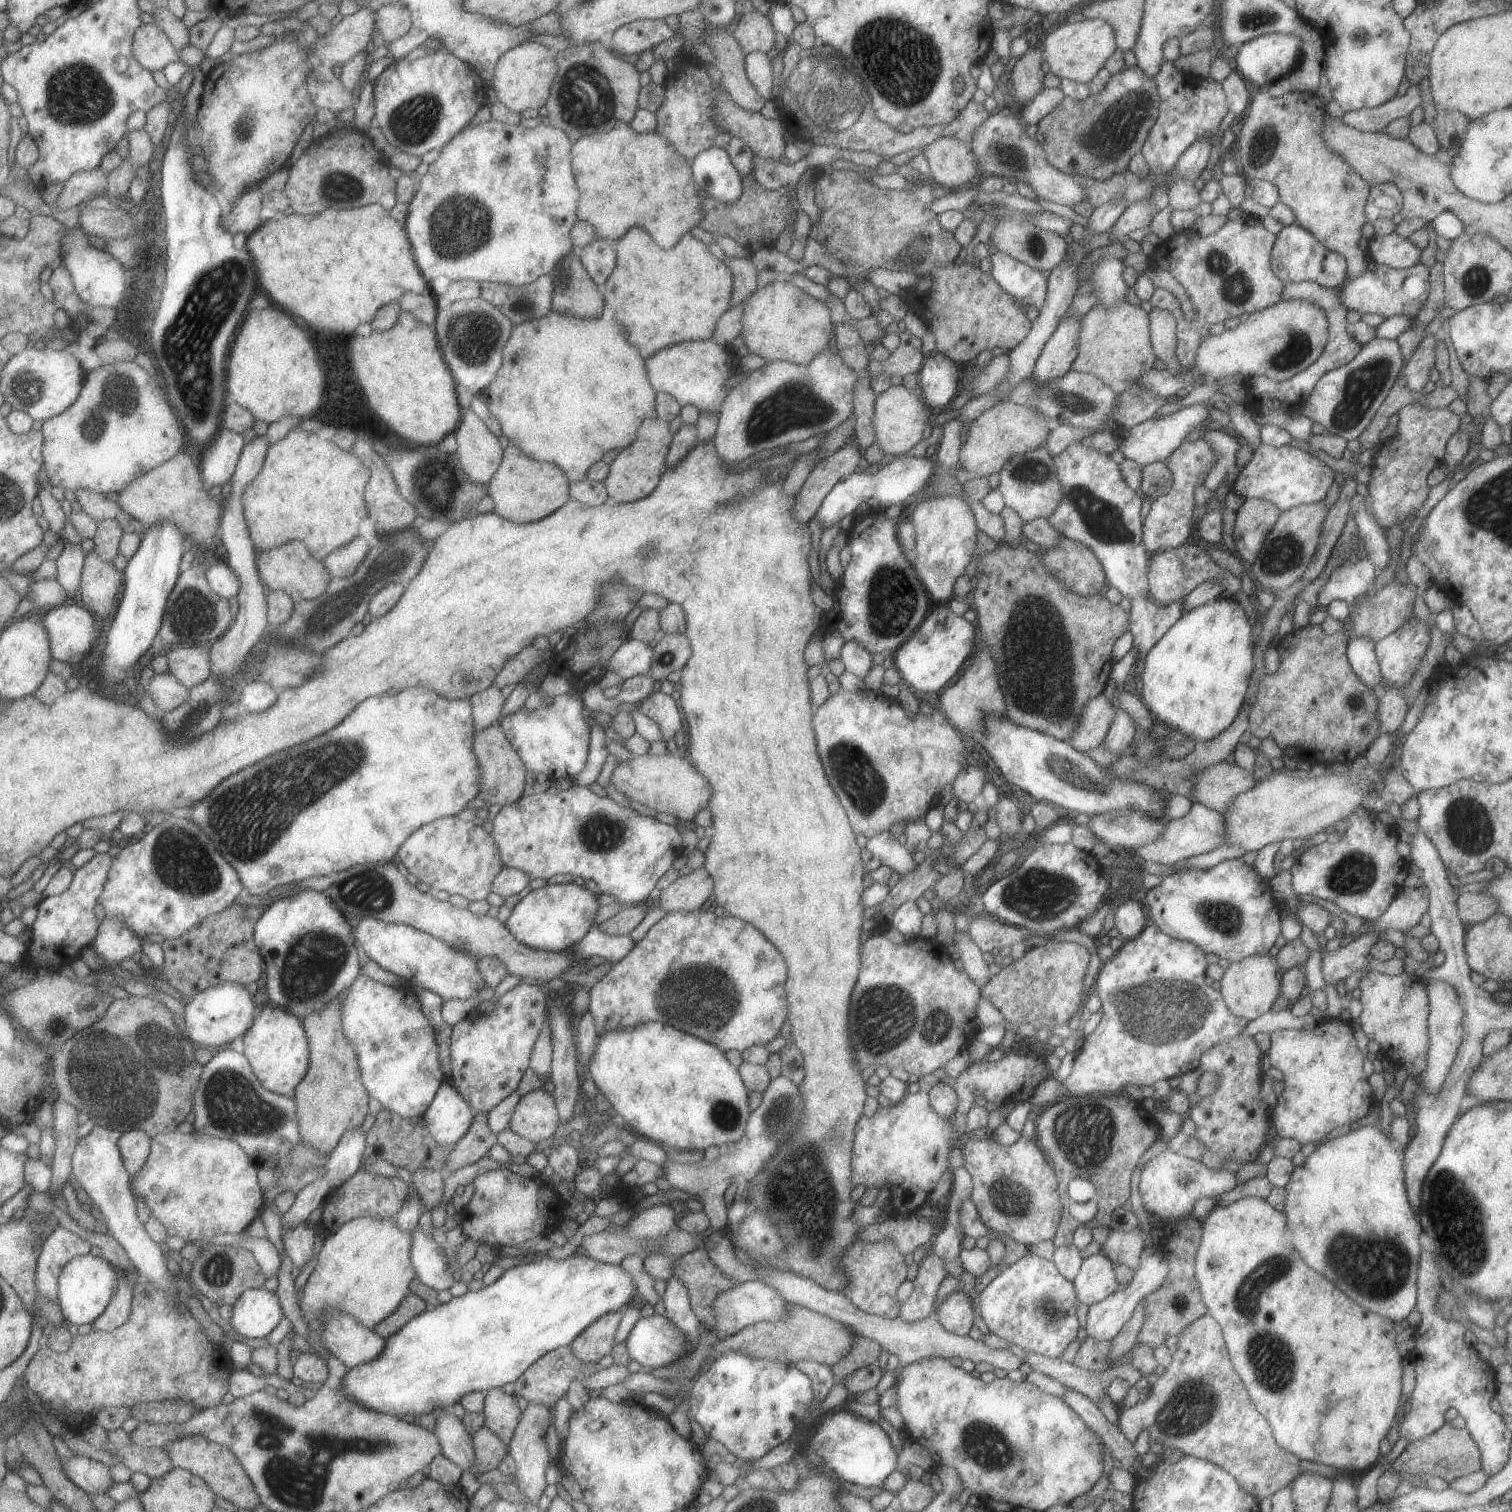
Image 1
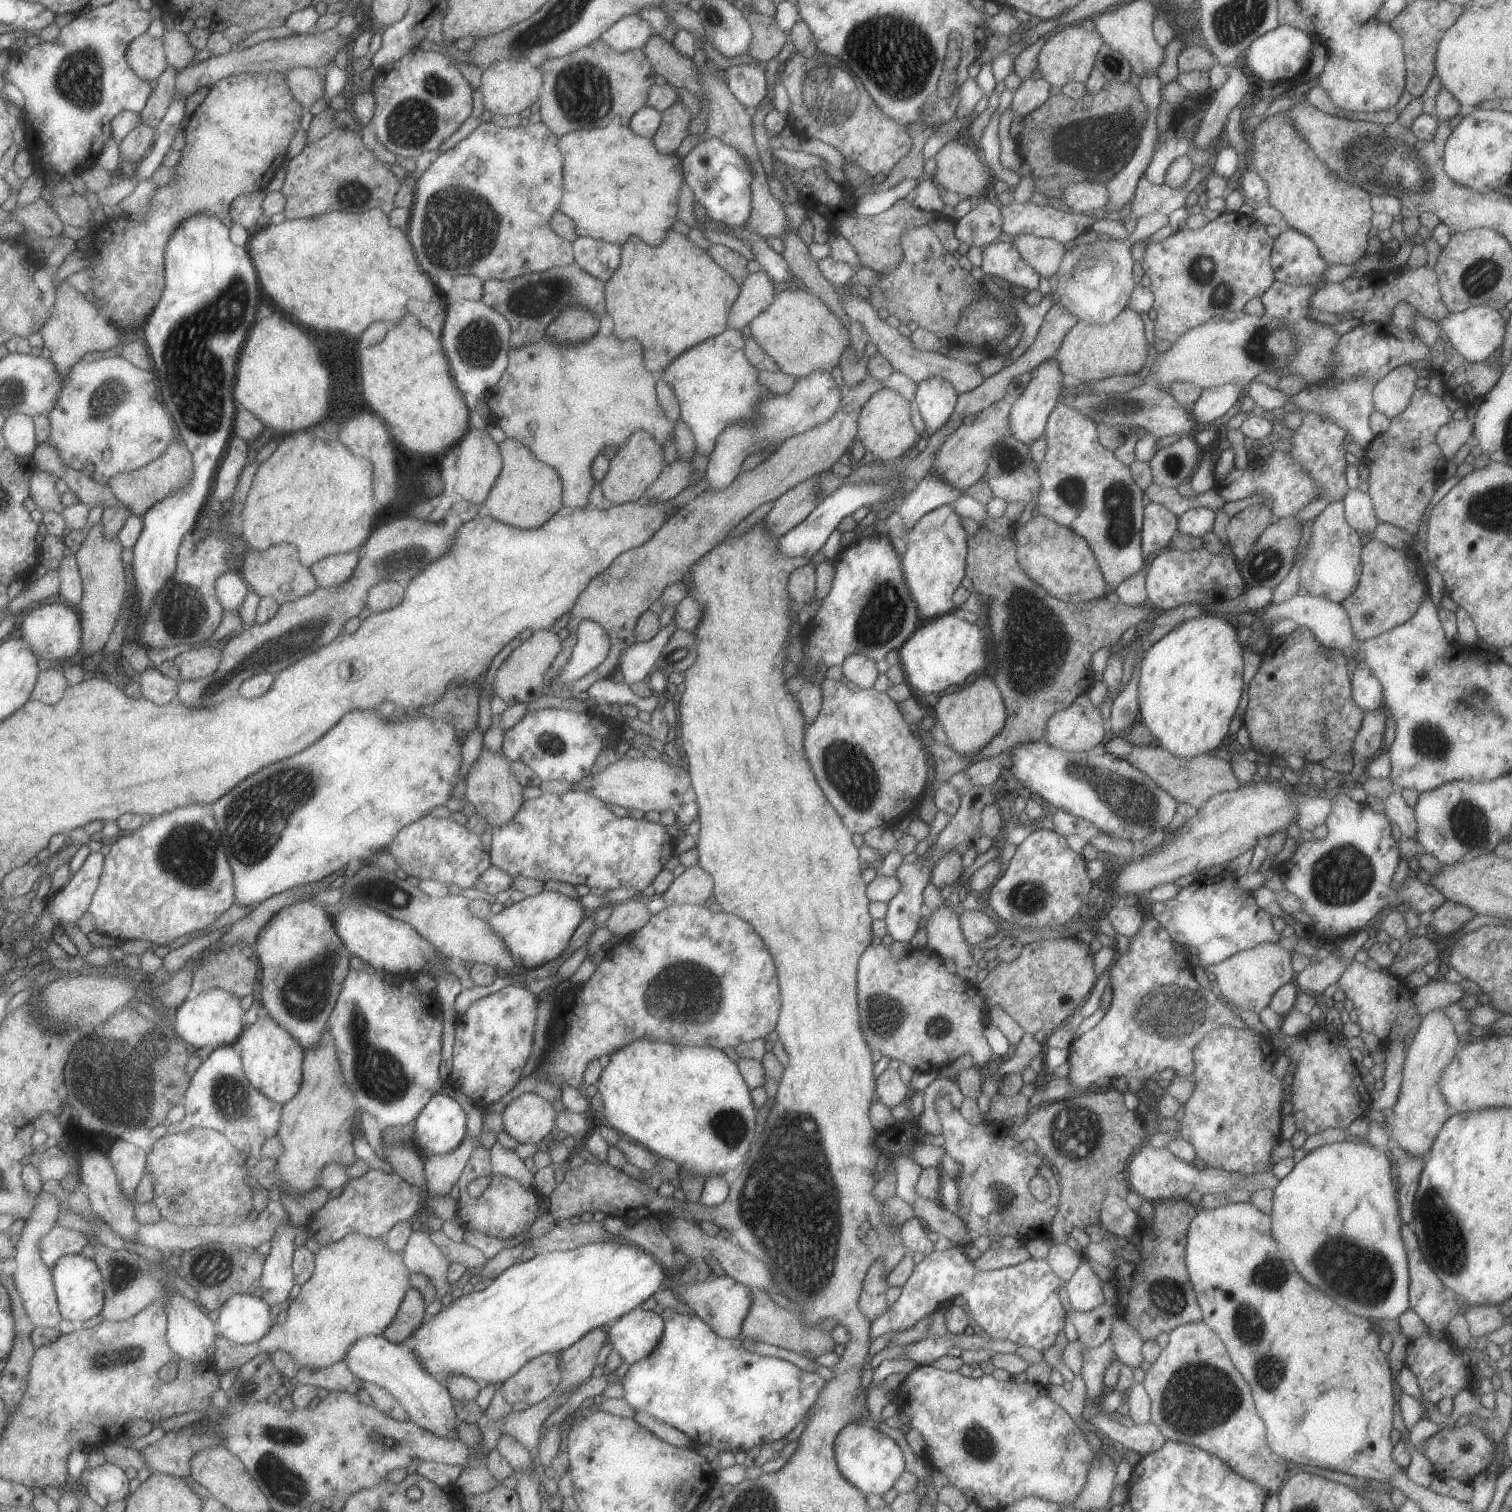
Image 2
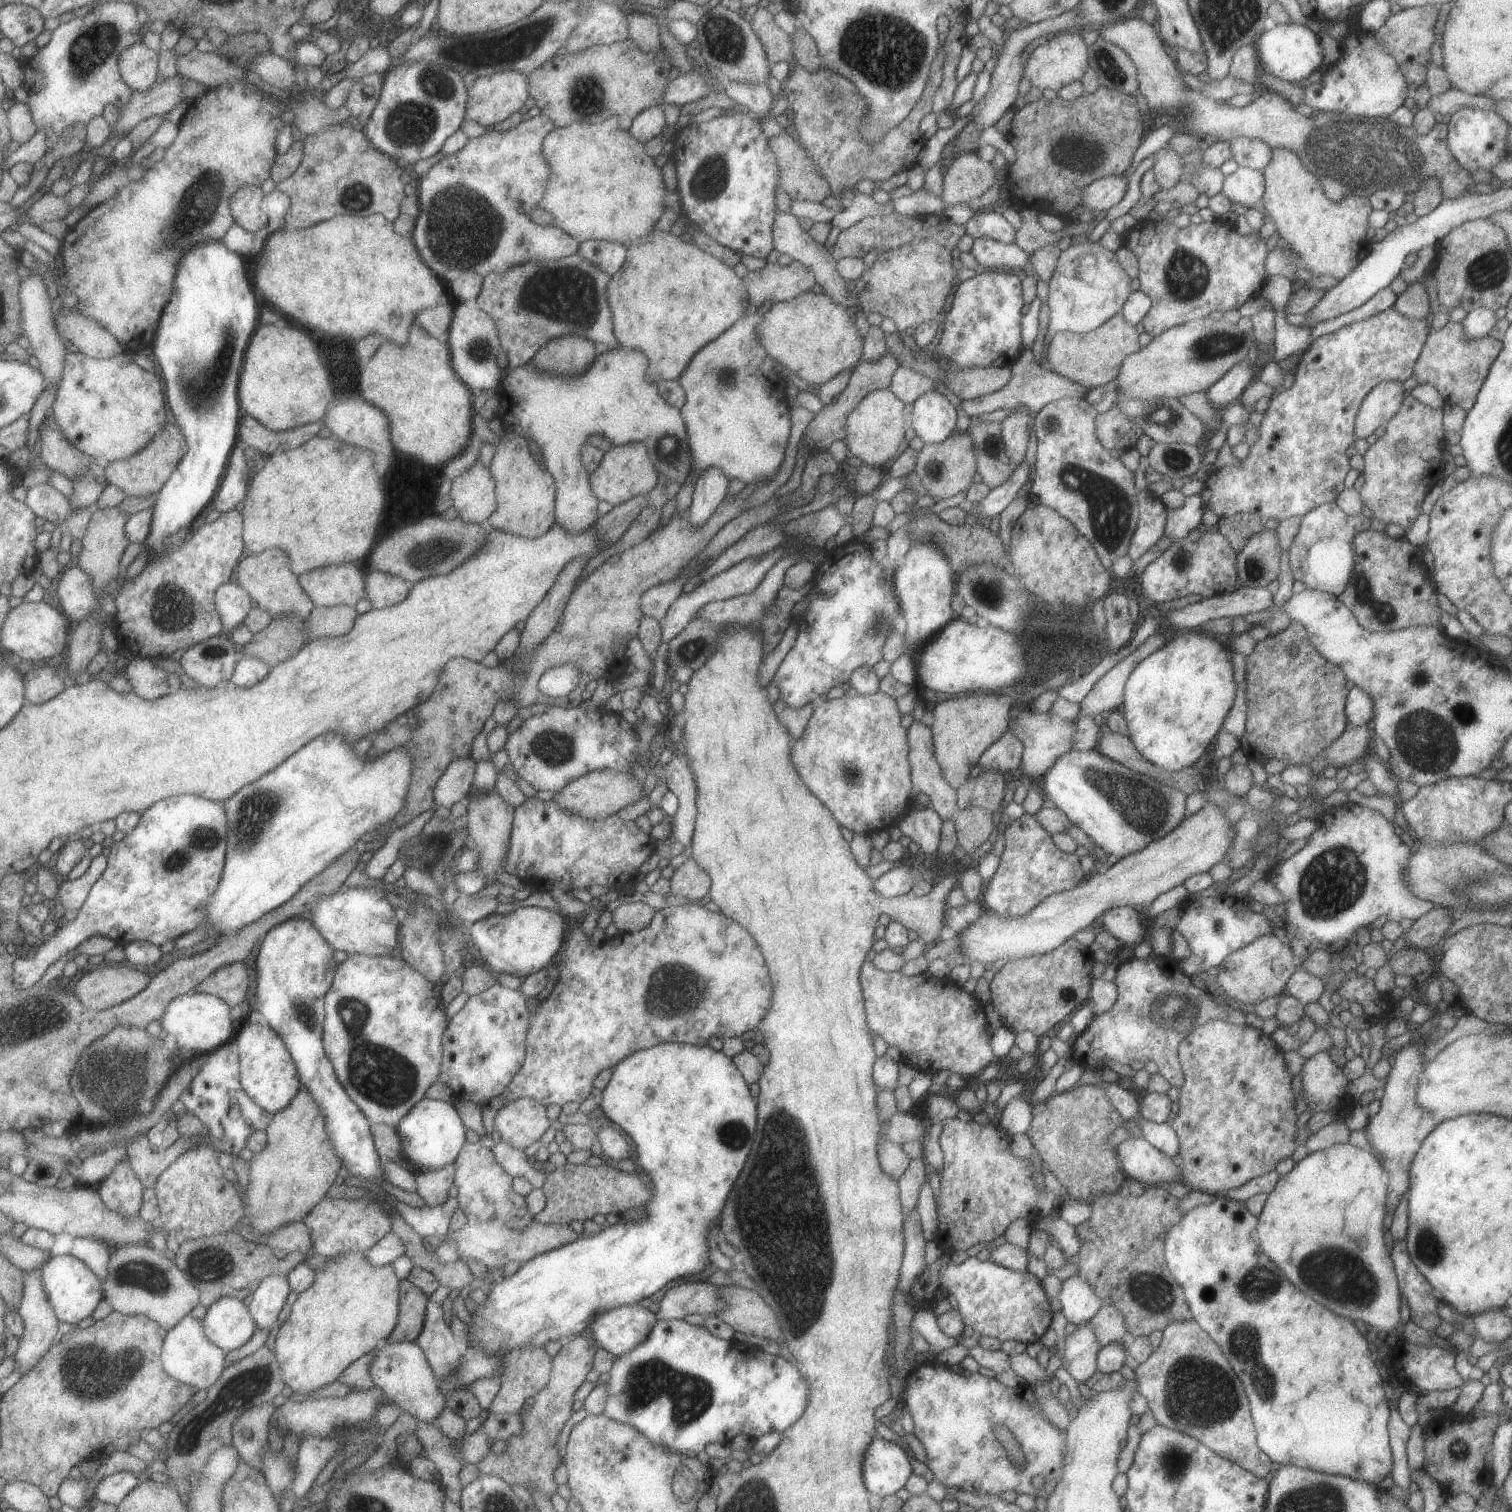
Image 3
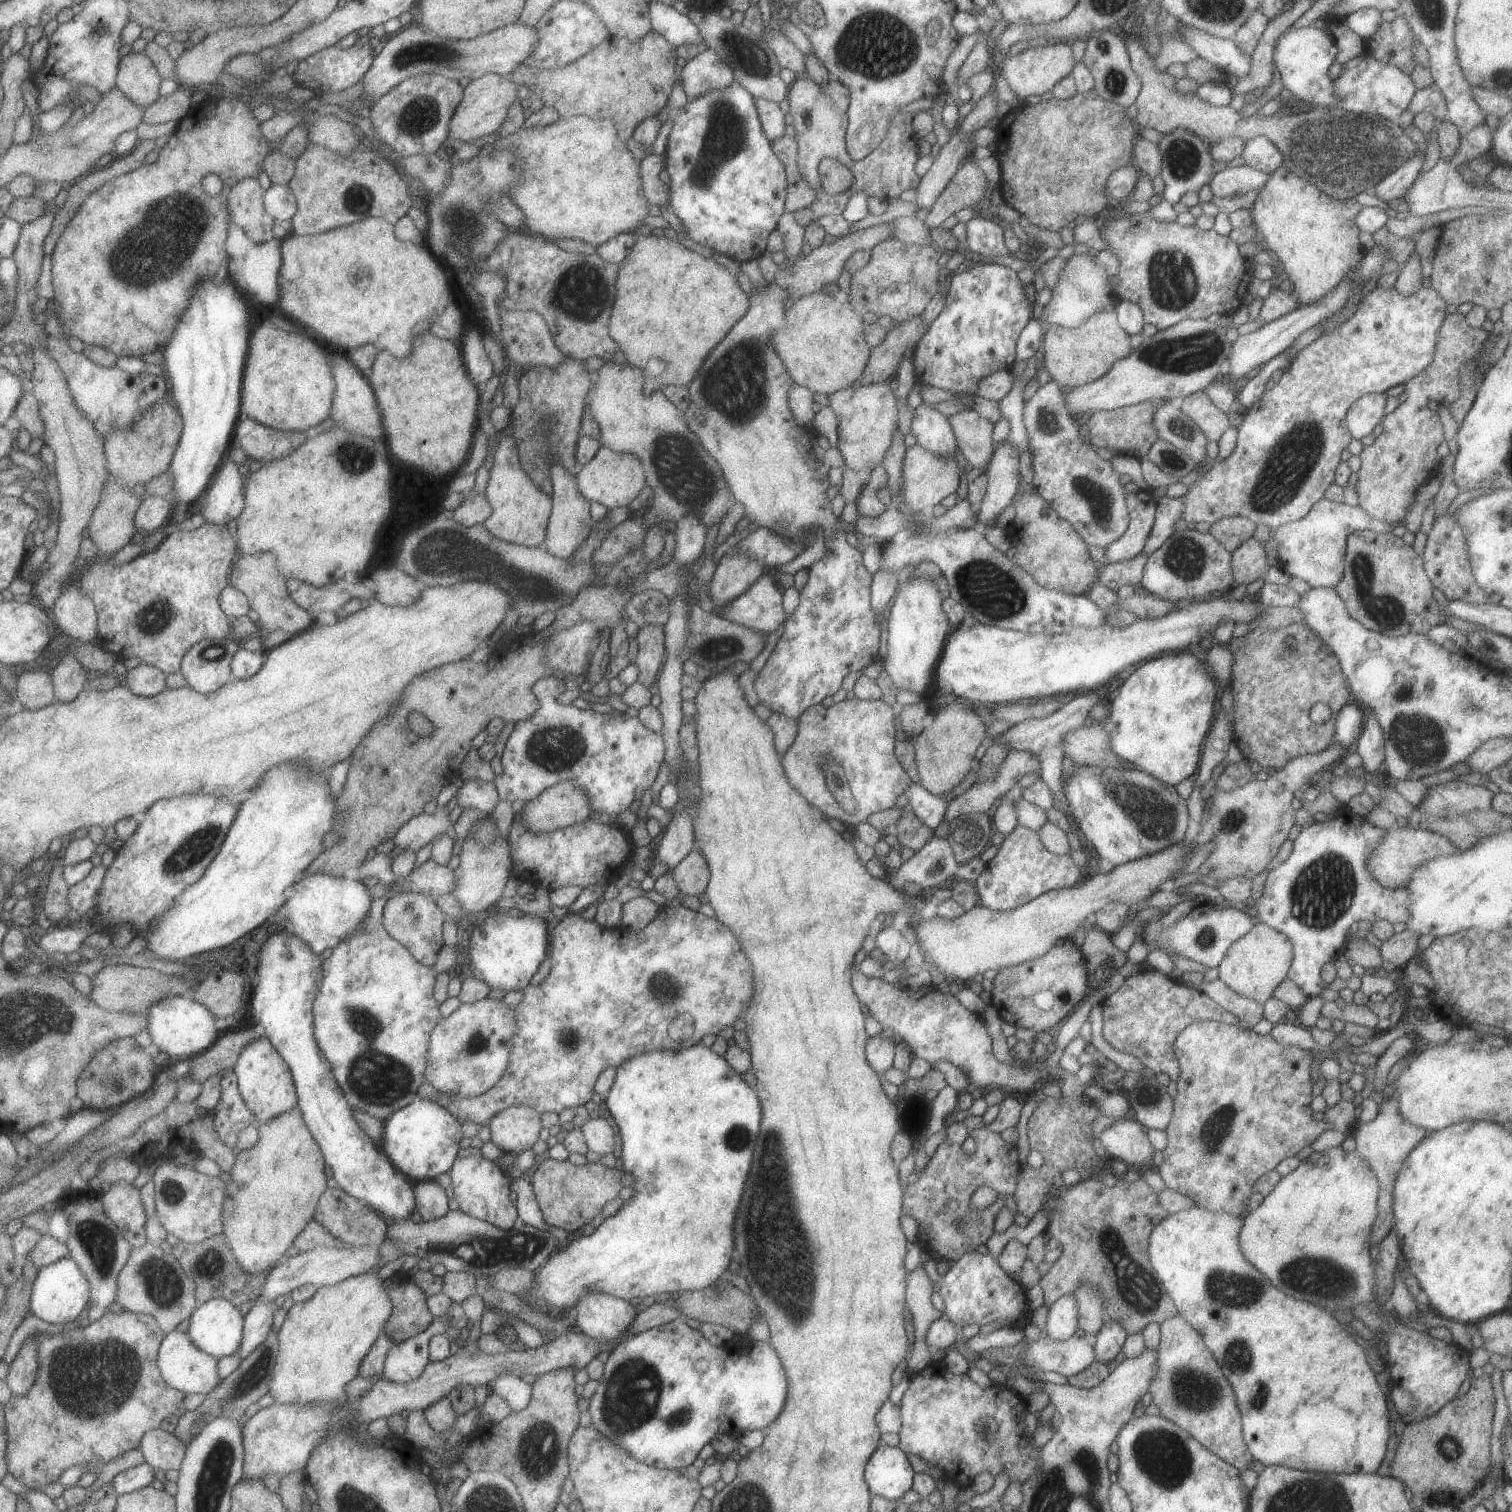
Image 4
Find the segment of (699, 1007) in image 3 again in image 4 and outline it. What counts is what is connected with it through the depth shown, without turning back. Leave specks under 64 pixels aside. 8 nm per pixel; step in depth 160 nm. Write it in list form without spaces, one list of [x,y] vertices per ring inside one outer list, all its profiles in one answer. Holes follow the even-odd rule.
[[[681,905],[662,907],[658,915],[644,926],[641,930],[632,931],[628,928],[616,926],[614,930],[604,928],[595,923],[595,921],[585,920],[580,915],[571,914],[567,918],[563,918],[553,930],[548,934],[549,944],[547,956],[550,960],[550,971],[548,976],[538,985],[528,984],[523,988],[523,1000],[517,1006],[514,1006],[515,1028],[514,1036],[511,1037],[512,1049],[510,1061],[503,1076],[483,1094],[468,1099],[462,1099],[453,1095],[439,1096],[436,1103],[445,1107],[449,1113],[457,1120],[462,1122],[463,1119],[469,1119],[477,1124],[485,1124],[494,1114],[497,1114],[504,1108],[523,1105],[528,1106],[538,1112],[556,1112],[562,1108],[571,1108],[585,1104],[594,1093],[594,1084],[599,1073],[607,1067],[617,1068],[627,1058],[647,1052],[649,1050],[672,1050],[686,1049],[699,1043],[701,1038],[706,1034],[717,1034],[719,1030],[733,1026],[745,1012],[747,1004],[753,998],[753,976],[751,976],[751,964],[745,958],[745,954],[741,952],[739,942],[735,940],[735,936],[715,918],[707,918],[698,911],[684,908]],[[675,1020],[675,1036],[669,1038],[669,1034],[673,1034],[673,1030],[669,1032],[669,1024]]]

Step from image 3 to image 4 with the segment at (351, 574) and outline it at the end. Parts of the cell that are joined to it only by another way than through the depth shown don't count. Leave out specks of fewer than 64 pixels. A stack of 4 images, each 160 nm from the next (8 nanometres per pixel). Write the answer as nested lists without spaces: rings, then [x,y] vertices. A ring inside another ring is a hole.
[[[351,577],[340,578],[334,583],[320,587],[299,579],[288,579],[288,588],[295,602],[314,616],[323,610],[340,612],[351,599],[375,600],[369,582]]]

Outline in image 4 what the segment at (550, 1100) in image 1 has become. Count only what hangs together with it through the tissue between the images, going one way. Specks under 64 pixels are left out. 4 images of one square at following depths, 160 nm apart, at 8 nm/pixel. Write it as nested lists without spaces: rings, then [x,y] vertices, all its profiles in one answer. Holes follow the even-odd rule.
[[[515,1105],[500,1110],[485,1122],[490,1130],[490,1140],[498,1146],[502,1152],[519,1154],[531,1149],[538,1139],[537,1134],[541,1130],[540,1114],[532,1108],[523,1105]]]

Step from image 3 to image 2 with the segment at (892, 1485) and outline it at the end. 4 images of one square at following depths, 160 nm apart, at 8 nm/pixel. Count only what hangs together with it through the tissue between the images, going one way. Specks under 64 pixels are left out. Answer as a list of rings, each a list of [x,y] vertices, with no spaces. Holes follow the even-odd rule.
[[[853,1421],[843,1426],[834,1438],[833,1452],[841,1476],[862,1494],[882,1495],[904,1471],[903,1454],[897,1443],[865,1421]]]

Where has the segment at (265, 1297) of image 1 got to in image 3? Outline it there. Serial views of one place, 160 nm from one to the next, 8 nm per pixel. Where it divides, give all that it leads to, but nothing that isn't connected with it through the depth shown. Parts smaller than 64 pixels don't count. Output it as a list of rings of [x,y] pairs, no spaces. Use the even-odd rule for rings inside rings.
[[[224,1297],[211,1304],[203,1326],[207,1338],[227,1353],[245,1346],[257,1332],[257,1322],[251,1316],[249,1306],[233,1297]]]

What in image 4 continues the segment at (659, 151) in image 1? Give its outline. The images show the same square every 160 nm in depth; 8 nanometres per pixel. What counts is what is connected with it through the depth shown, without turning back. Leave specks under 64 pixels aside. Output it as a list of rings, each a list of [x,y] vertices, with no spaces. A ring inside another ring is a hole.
[[[587,116],[559,118],[545,128],[517,129],[502,139],[494,138],[488,147],[513,149],[520,156],[523,182],[510,190],[509,198],[523,210],[524,226],[545,239],[577,239],[598,246],[621,233],[633,234],[648,215],[647,199],[640,179],[640,164],[615,134],[611,120],[591,120]]]

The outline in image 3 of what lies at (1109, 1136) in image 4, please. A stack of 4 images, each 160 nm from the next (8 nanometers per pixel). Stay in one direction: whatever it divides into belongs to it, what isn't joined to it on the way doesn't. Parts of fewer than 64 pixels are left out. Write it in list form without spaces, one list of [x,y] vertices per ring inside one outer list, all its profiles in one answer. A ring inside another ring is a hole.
[[[1127,1135],[1112,1150],[1124,1177],[1133,1178],[1144,1187],[1181,1181],[1181,1172],[1171,1157],[1153,1148],[1141,1136]]]

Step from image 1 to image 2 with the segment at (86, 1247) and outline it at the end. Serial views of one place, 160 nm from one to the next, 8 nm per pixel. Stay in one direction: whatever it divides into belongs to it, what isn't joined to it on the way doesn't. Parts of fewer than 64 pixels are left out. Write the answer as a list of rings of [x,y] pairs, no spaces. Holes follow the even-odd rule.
[[[57,1225],[41,1241],[43,1258],[53,1270],[62,1256],[81,1253],[81,1250],[88,1245],[87,1242],[89,1242],[87,1236],[80,1230]]]

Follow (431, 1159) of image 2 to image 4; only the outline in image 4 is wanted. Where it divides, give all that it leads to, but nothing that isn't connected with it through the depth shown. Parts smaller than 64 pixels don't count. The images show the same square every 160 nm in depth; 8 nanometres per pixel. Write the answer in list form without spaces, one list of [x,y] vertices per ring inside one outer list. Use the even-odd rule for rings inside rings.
[[[435,1179],[417,1181],[412,1184],[414,1201],[423,1221],[442,1217],[447,1210],[450,1195]]]

